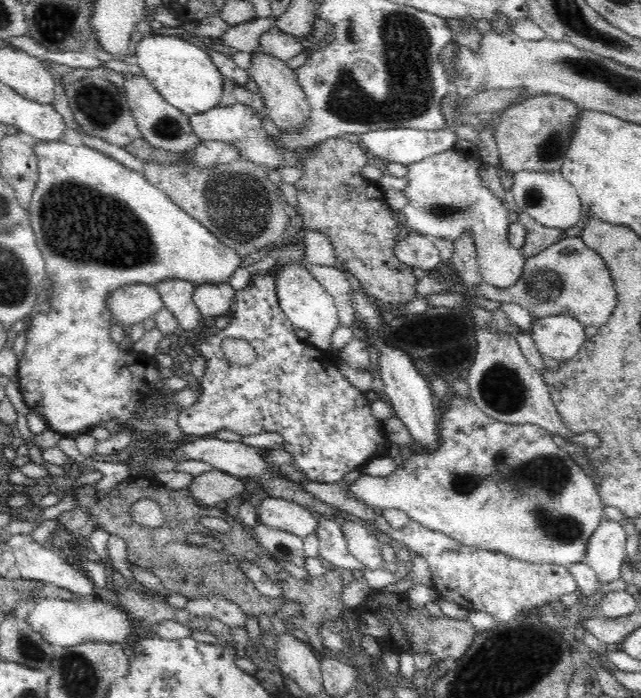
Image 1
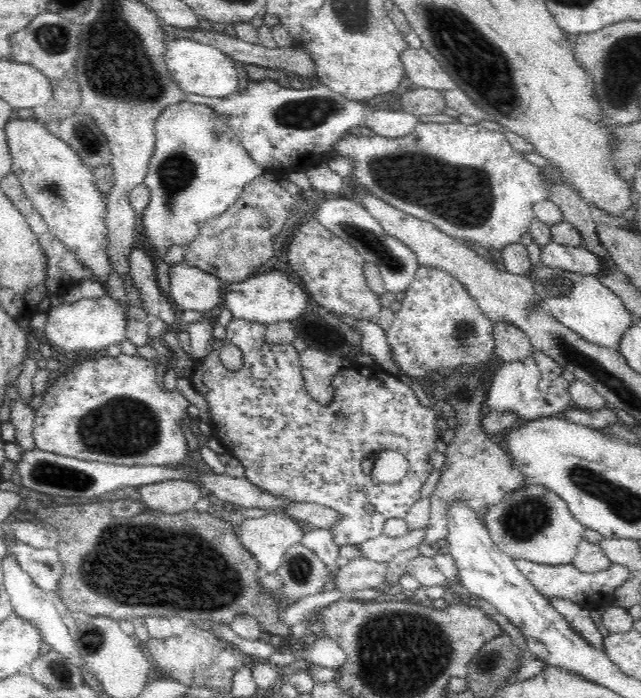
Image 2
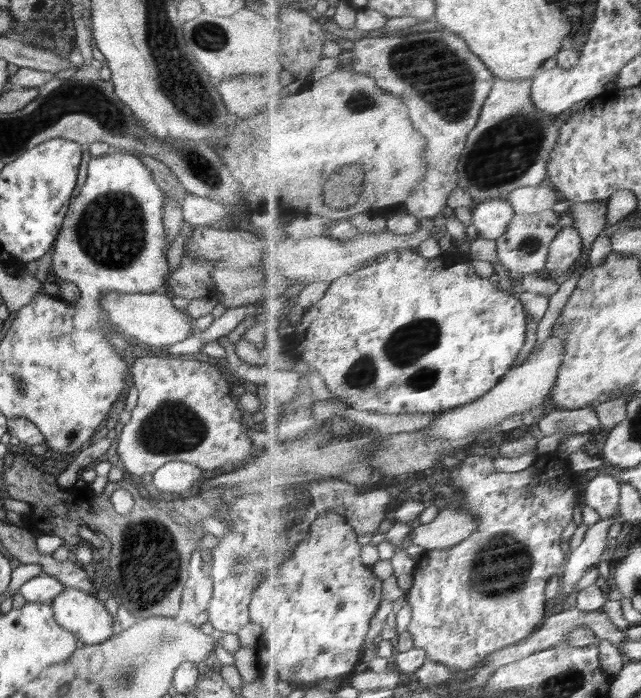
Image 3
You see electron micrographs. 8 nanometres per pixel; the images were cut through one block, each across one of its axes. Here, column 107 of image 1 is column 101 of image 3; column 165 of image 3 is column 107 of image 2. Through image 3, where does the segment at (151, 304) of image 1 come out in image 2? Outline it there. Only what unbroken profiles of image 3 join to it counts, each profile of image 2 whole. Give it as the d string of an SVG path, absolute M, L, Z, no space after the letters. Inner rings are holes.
M110 296L102 298L82 298L71 304L43 308L48 314L44 339L68 352L88 350L94 354L104 353L111 345L120 345L126 339L129 314L127 306Z

